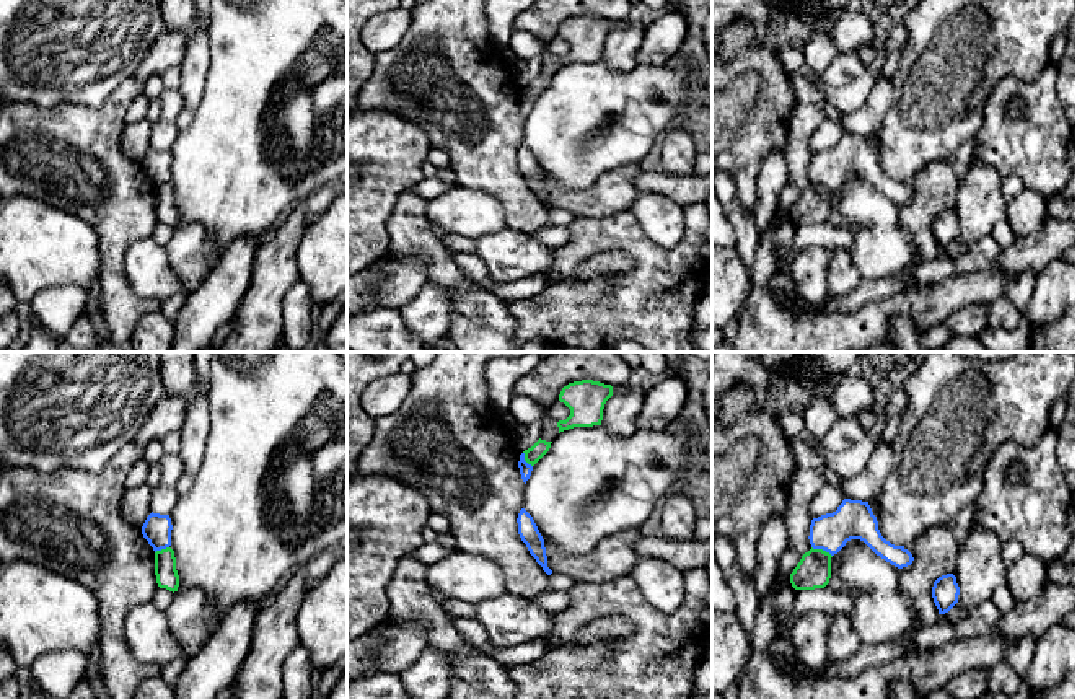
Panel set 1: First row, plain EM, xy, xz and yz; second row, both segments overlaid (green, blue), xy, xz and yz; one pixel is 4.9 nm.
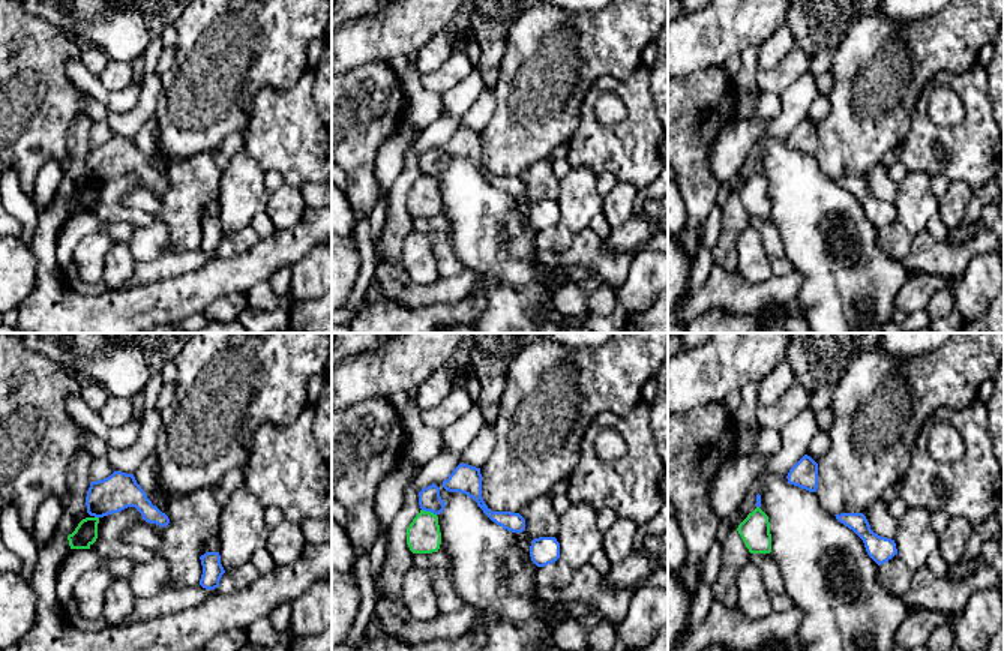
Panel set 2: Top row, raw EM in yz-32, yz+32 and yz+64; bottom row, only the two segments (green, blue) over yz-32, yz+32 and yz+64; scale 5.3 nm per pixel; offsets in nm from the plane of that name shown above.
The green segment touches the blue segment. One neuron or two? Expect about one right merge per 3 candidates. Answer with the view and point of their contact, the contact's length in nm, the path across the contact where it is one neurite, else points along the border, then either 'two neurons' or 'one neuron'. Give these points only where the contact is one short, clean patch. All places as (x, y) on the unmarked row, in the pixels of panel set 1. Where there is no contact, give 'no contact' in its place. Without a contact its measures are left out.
meets green in yz at (822, 184); contact 120 nm long; border along yz (812, 181), (822, 183), (831, 191); two neurons

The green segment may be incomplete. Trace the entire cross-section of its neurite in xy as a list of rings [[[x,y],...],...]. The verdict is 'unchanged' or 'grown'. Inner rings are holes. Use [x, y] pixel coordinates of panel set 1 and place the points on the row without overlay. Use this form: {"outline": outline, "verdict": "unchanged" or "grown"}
{"outline": [[[171,182],[155,187],[155,210],[160,223],[178,226],[179,210],[176,205],[176,192]]], "verdict": "unchanged"}

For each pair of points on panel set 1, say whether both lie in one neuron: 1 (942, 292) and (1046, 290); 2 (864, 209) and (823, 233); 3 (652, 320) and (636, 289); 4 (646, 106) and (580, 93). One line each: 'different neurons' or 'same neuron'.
1: different neurons
2: different neurons
3: same neuron
4: same neuron

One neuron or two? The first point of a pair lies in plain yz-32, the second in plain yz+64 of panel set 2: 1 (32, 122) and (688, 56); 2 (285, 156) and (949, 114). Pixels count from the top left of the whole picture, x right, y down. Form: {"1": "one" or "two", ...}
{"1": "two", "2": "two"}

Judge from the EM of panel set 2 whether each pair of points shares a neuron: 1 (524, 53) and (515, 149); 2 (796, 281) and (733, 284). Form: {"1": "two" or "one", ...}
{"1": "one", "2": "one"}

